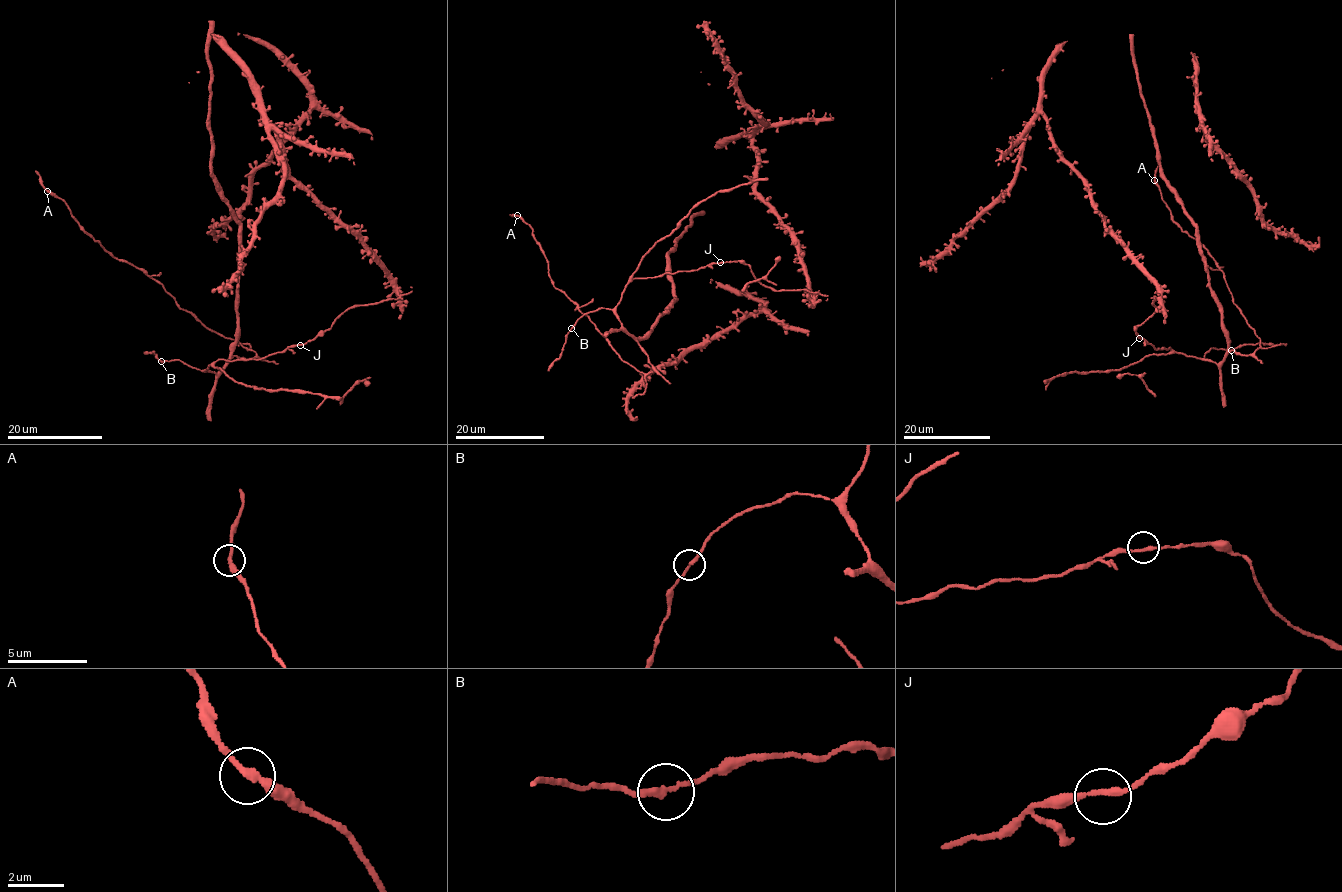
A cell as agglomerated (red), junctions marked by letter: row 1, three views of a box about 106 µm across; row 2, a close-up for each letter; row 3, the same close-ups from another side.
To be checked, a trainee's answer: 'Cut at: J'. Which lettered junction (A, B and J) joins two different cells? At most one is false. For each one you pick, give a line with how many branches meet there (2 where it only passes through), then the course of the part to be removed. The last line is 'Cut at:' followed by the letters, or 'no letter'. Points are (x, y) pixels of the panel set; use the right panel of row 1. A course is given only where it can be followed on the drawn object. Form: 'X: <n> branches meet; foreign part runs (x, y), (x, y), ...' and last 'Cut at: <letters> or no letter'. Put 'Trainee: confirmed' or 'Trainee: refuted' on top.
Trainee: refuted
Cut at: no letter

